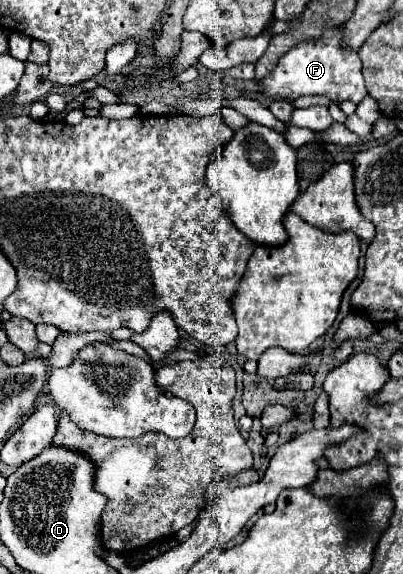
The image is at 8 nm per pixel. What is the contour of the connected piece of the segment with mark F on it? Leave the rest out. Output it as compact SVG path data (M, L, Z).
M341 28L323 30L321 40L317 42L301 42L295 48L291 48L275 66L275 70L261 80L265 96L281 96L287 100L295 100L299 96L307 94L321 94L331 98L333 102L351 100L359 104L367 96L365 80L361 74L361 60L357 52L347 52L341 46Z

